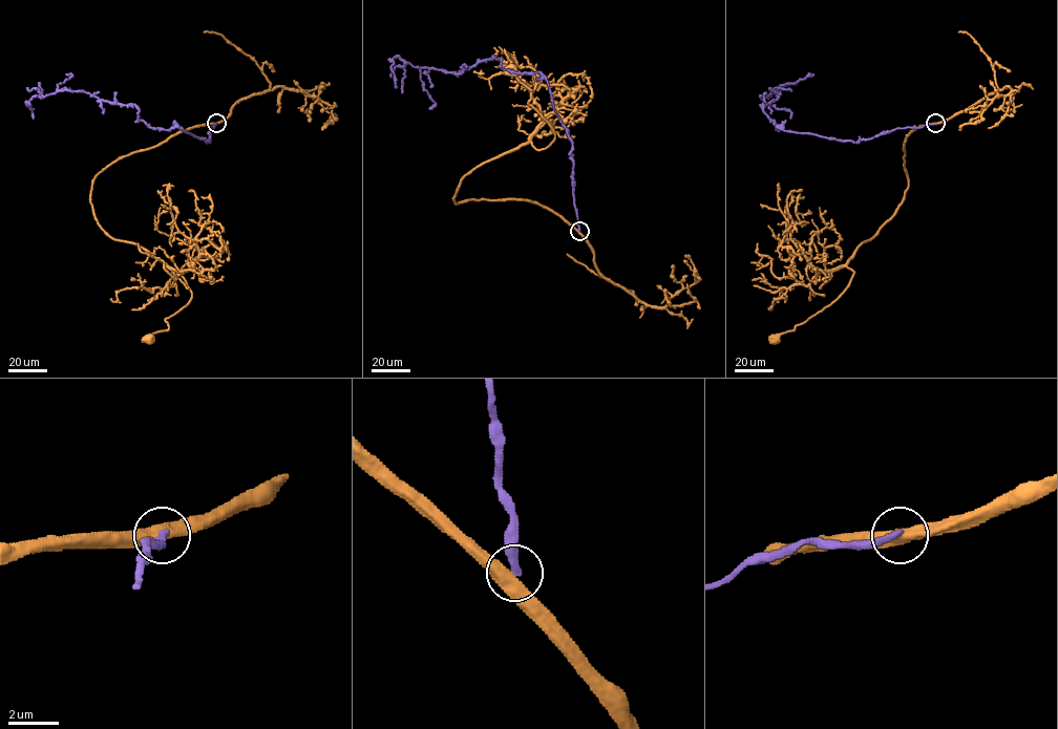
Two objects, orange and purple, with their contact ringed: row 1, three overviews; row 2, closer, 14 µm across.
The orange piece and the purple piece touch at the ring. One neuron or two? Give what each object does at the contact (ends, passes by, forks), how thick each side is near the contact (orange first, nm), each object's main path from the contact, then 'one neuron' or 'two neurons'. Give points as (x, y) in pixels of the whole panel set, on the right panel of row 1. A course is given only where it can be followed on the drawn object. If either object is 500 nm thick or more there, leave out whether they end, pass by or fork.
orange passes by; purple ends there; 480 nm thick on the orange side, 280 nm on the other; orange runs (936, 123), (907, 136), (904, 199), (849, 259), (849, 285), (774, 339); purple runs (935, 123), (858, 142), (777, 129), (762, 104), (777, 92), (761, 97), (787, 109), (790, 119); two neurons

